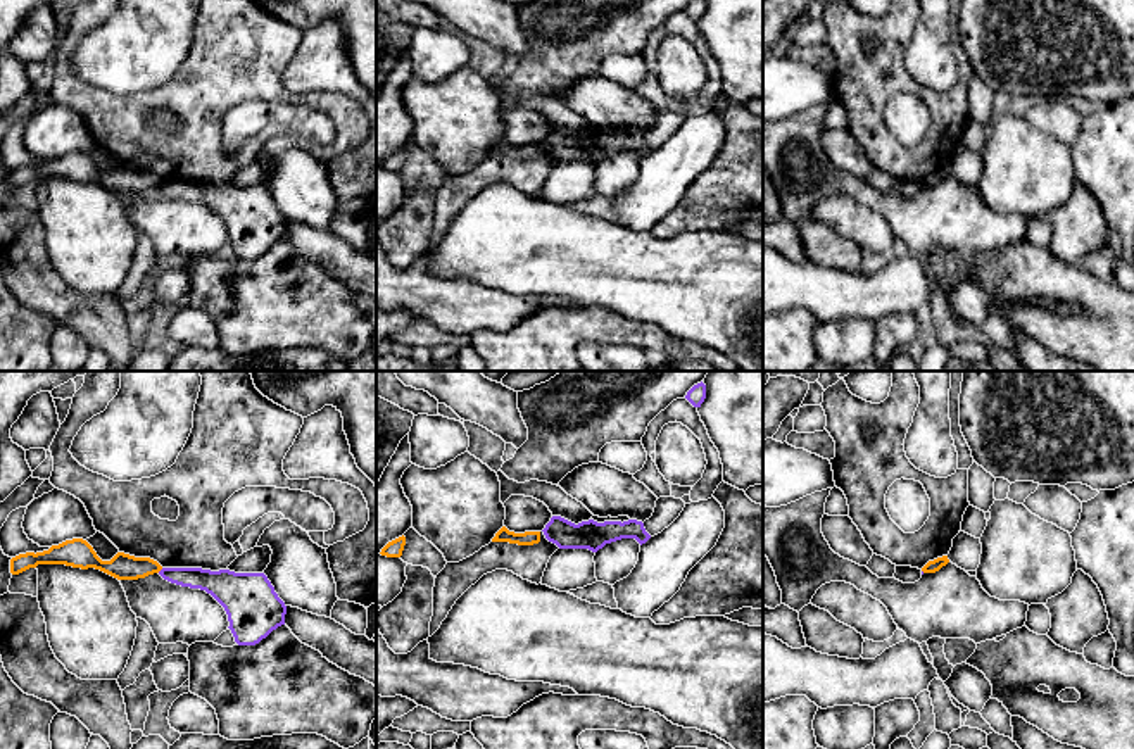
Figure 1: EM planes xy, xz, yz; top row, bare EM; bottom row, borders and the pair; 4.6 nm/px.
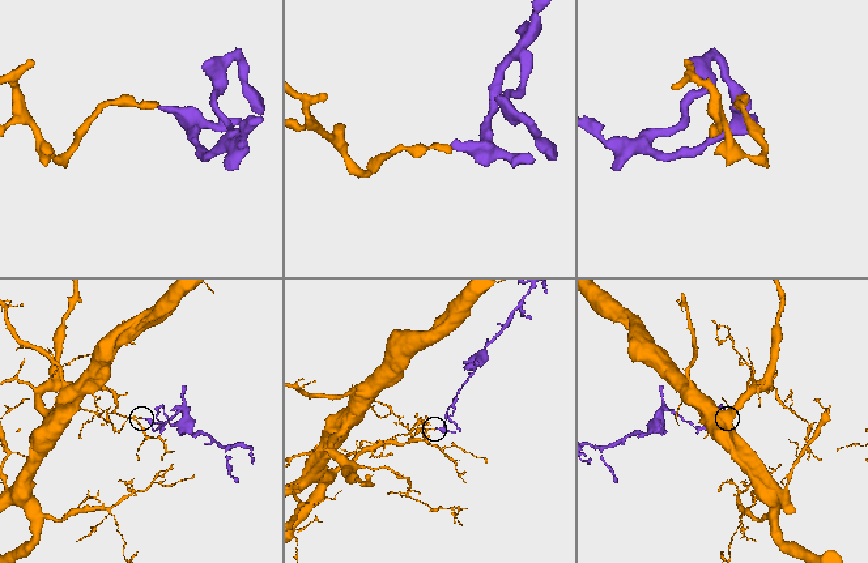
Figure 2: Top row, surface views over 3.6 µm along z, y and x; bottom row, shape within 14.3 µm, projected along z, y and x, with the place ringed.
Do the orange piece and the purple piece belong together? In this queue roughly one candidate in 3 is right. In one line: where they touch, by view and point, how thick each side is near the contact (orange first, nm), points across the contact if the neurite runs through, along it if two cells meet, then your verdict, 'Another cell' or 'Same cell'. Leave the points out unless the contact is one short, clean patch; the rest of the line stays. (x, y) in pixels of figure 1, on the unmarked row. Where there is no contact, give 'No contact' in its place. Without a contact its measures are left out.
Touches orange at xy (159, 183). Thickness 130 nm (orange) against 100 nm. Boundary: xy (163, 182), (157, 185). Another cell

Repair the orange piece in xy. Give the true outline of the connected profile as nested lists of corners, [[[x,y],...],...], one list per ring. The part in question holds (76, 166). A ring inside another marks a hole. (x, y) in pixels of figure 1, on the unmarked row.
[[[83,152],[66,154],[43,166],[26,166],[10,173],[10,186],[19,188],[38,178],[66,178],[72,181],[95,181],[117,193],[138,193],[159,186],[162,179],[150,171],[135,171],[117,166],[110,174],[102,174]]]

